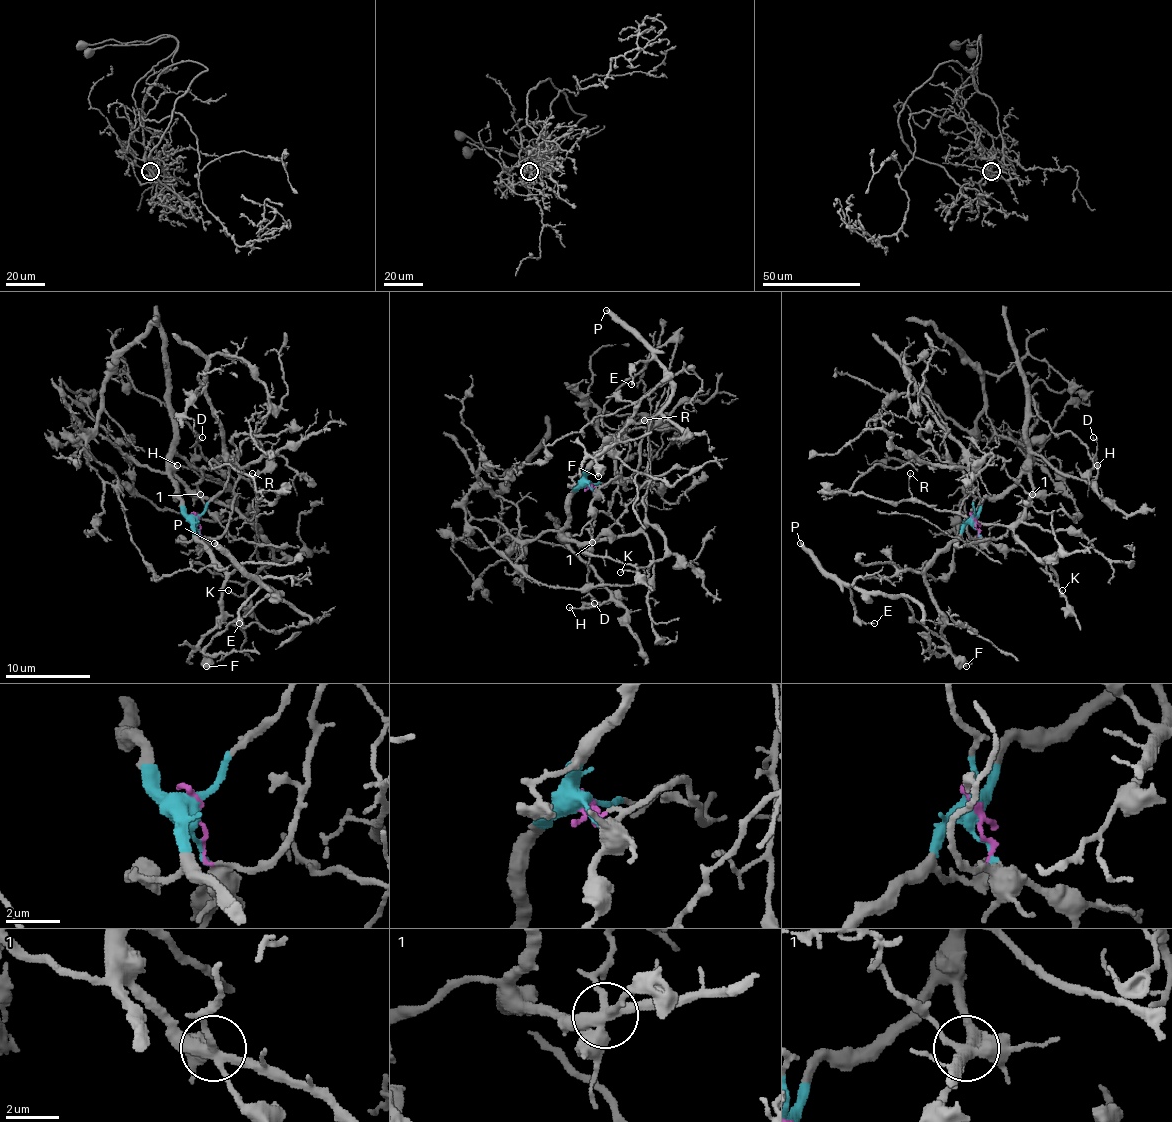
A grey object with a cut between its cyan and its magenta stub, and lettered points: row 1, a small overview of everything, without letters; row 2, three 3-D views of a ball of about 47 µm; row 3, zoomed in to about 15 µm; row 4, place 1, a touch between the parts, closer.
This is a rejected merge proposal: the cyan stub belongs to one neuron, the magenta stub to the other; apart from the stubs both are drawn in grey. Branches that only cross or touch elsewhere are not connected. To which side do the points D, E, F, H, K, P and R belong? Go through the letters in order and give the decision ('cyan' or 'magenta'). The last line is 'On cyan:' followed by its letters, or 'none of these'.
D: cyan
E: cyan
F: cyan
H: cyan
K: cyan
P: cyan
R: cyan
On cyan: D, E, F, H, K, P, R

